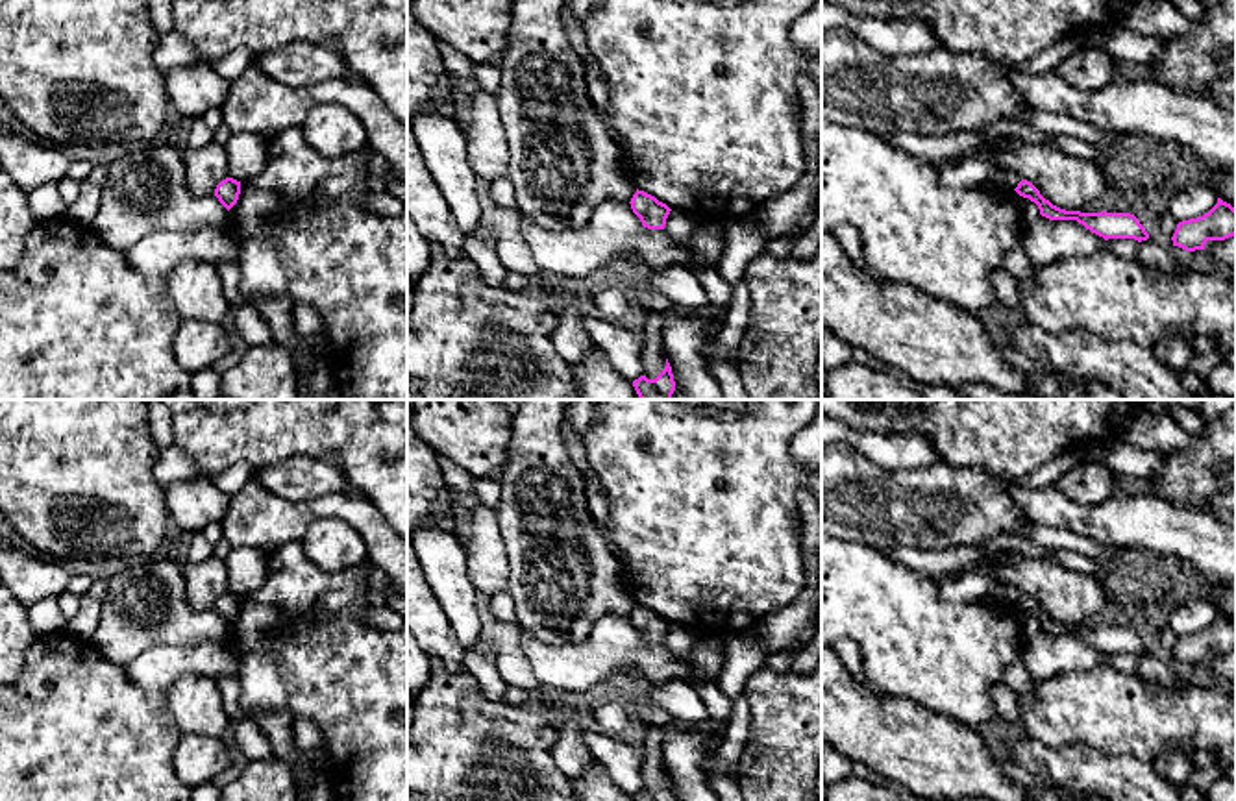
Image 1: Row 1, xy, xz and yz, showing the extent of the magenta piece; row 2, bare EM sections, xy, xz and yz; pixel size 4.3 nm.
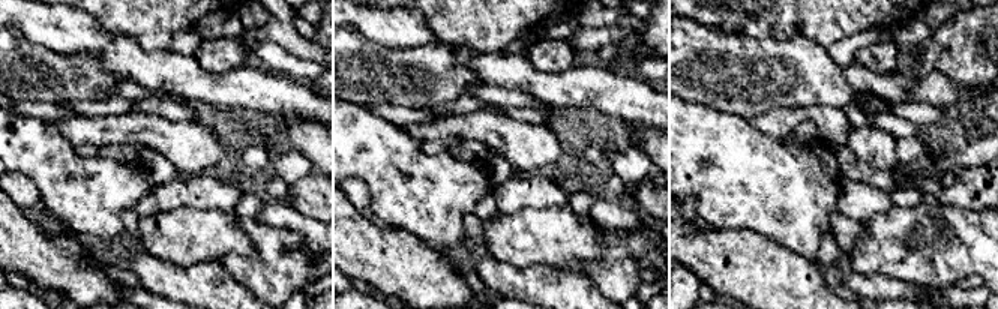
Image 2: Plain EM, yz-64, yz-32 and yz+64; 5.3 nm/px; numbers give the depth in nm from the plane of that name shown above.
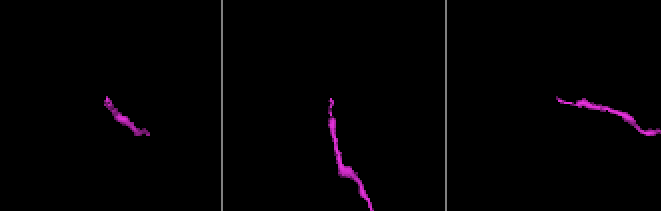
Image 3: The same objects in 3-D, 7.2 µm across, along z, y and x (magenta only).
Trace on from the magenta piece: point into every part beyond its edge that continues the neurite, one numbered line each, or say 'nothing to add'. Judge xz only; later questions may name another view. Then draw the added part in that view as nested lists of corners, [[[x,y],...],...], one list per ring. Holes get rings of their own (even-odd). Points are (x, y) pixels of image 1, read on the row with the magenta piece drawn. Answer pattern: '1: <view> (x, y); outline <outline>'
nothing to add

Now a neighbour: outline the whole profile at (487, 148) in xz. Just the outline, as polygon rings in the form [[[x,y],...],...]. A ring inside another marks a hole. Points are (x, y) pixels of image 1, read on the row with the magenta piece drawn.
[[[479,89],[472,98],[472,128],[464,135],[468,163],[479,178],[492,183],[509,178],[509,142],[496,96]]]

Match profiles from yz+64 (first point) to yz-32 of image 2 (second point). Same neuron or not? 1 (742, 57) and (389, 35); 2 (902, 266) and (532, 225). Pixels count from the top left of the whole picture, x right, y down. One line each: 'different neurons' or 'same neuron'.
1: different neurons
2: same neuron

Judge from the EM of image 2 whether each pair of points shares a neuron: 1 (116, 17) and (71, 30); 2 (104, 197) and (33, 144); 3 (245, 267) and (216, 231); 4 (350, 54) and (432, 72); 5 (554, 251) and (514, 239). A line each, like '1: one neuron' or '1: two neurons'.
1: two neurons
2: one neuron
3: two neurons
4: one neuron
5: one neuron

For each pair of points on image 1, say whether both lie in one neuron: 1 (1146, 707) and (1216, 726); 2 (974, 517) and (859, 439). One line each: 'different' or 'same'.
1: same
2: different

